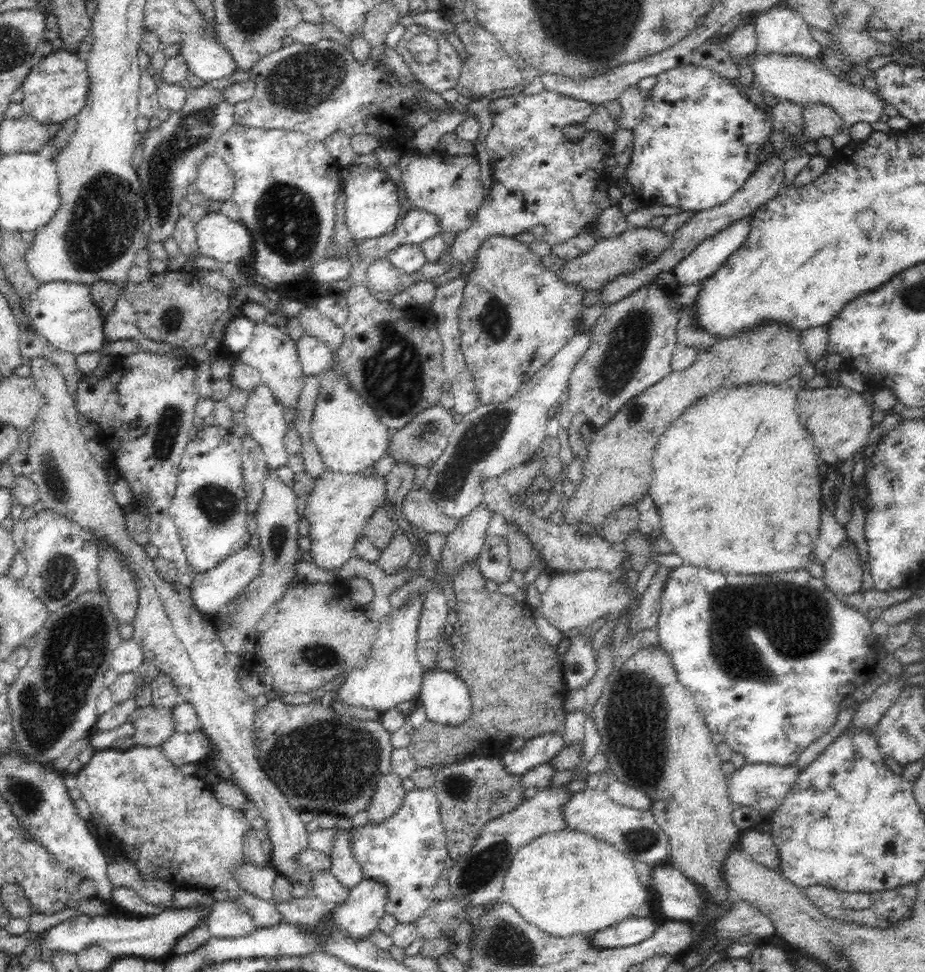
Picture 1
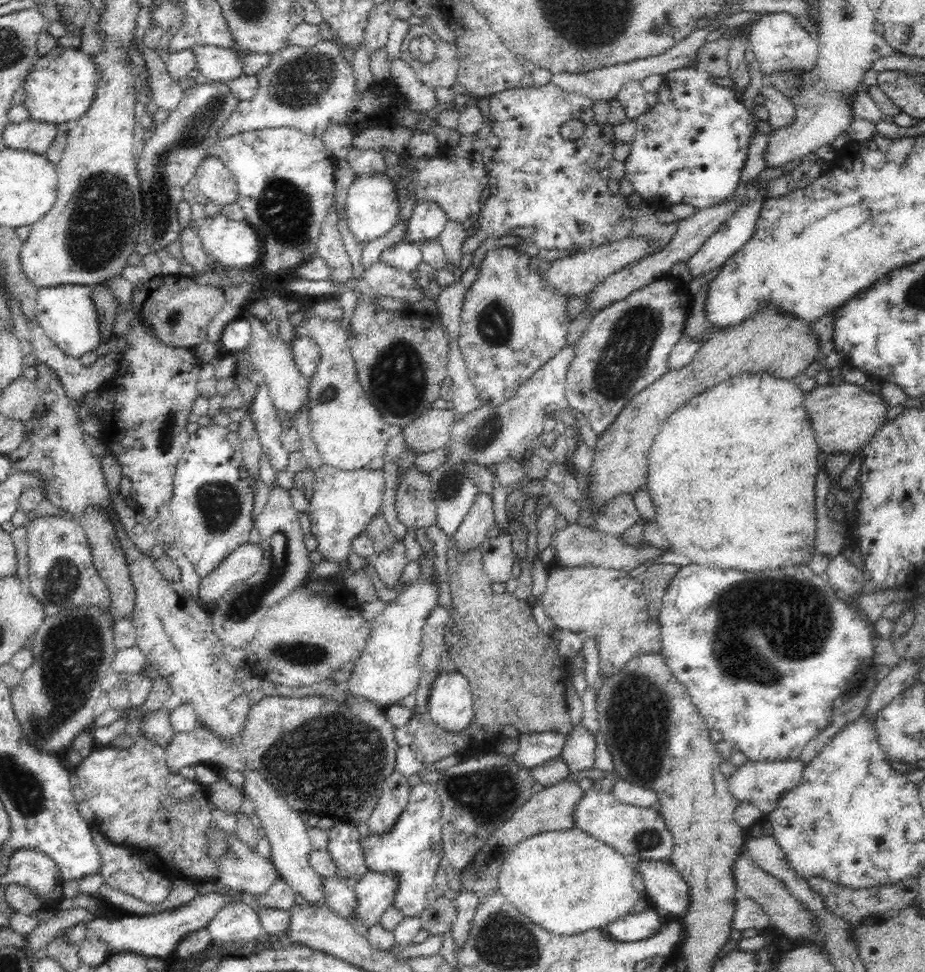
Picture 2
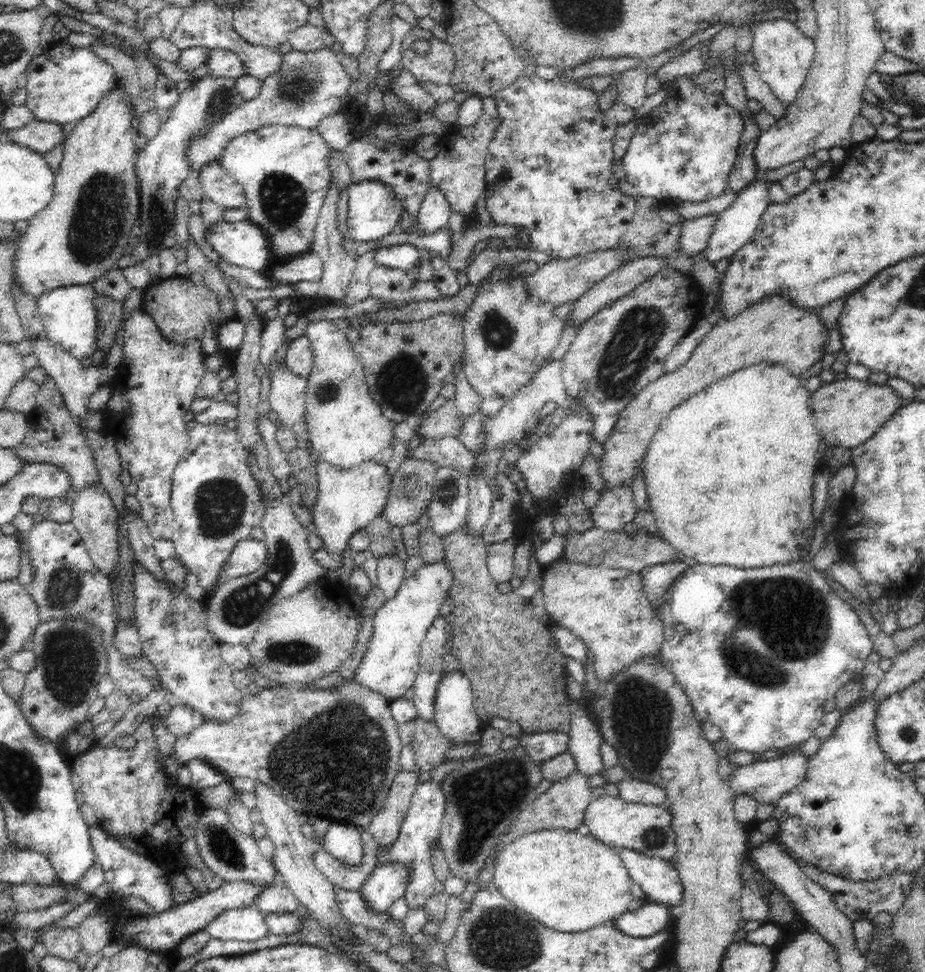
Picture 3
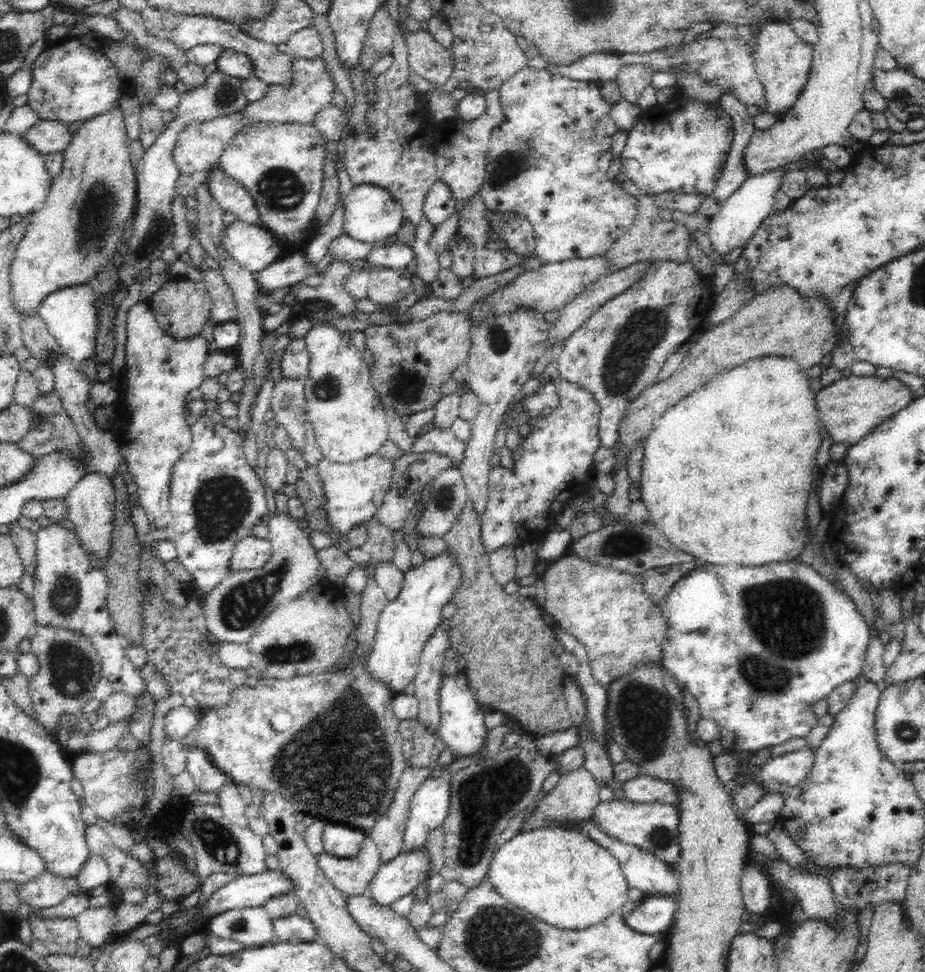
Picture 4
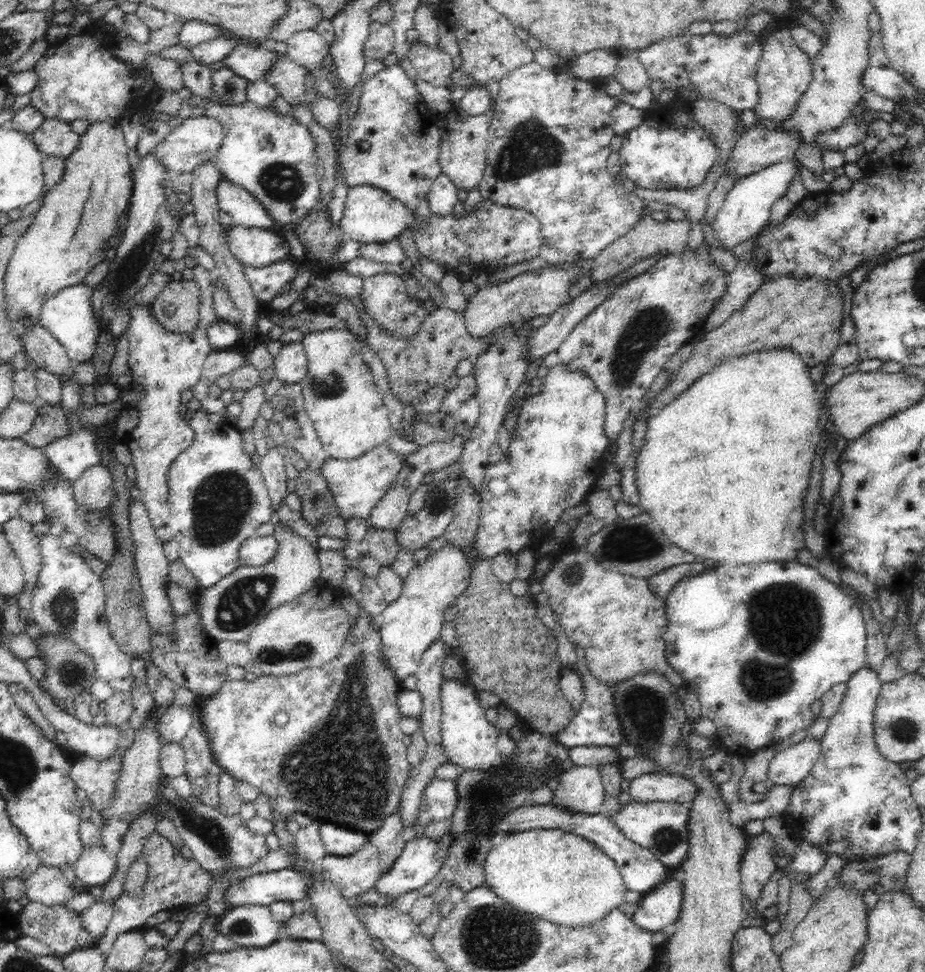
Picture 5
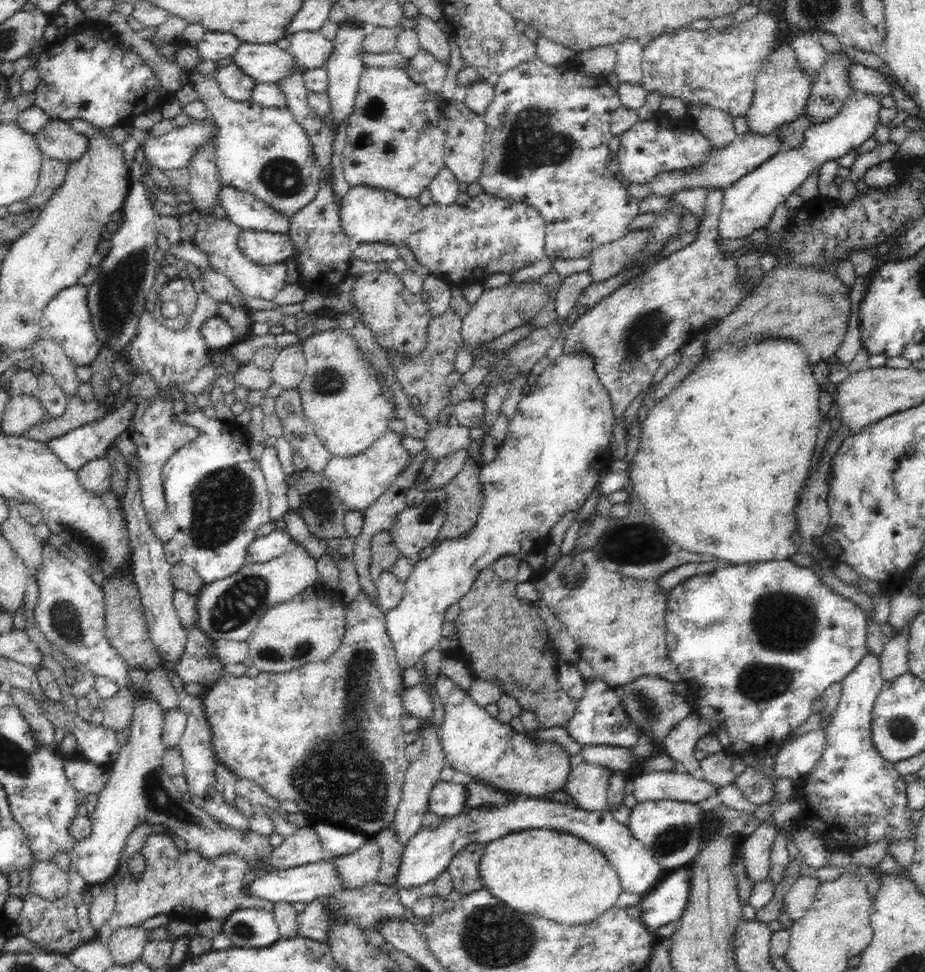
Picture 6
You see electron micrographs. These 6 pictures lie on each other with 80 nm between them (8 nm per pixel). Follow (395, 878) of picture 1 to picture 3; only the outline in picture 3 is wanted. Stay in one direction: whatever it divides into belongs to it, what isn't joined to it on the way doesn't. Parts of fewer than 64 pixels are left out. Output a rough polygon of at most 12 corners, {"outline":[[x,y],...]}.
{"outline":[[440,782],[416,785],[400,834],[377,864],[409,868],[404,898],[423,908],[440,893],[432,871],[446,799]]}

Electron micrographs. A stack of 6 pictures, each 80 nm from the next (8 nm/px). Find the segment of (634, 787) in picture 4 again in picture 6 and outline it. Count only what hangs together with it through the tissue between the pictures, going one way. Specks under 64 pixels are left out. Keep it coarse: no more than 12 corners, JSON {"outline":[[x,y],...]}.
{"outline":[[688,772],[631,777],[638,803],[707,803],[718,788]]}

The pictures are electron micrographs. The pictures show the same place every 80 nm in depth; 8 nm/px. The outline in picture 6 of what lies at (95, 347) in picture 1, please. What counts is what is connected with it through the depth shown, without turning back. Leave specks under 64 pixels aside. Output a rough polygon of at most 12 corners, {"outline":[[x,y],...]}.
{"outline":[[87,286],[59,290],[43,310],[44,334],[76,367],[102,343]]}

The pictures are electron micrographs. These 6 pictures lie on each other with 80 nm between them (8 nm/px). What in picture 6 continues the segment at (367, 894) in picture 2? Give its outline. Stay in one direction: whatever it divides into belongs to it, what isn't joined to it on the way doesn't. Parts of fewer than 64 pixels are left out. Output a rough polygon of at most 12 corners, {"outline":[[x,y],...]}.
{"outline":[[520,797],[442,818],[405,844],[392,888],[422,886],[468,843],[540,828],[601,850],[623,891],[667,875],[610,811]]}

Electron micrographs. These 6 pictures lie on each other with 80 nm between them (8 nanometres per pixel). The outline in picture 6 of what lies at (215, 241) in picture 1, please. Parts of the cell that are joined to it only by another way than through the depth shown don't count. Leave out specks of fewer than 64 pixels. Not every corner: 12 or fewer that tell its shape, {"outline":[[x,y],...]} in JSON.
{"outline":[[242,229],[238,250],[254,264],[294,255],[289,234]]}

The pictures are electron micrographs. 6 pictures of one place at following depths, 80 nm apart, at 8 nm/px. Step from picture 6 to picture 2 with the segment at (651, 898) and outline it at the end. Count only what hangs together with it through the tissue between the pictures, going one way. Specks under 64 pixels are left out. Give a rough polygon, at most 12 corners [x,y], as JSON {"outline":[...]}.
{"outline":[[649,905],[603,927],[618,942],[654,936],[663,918]]}

